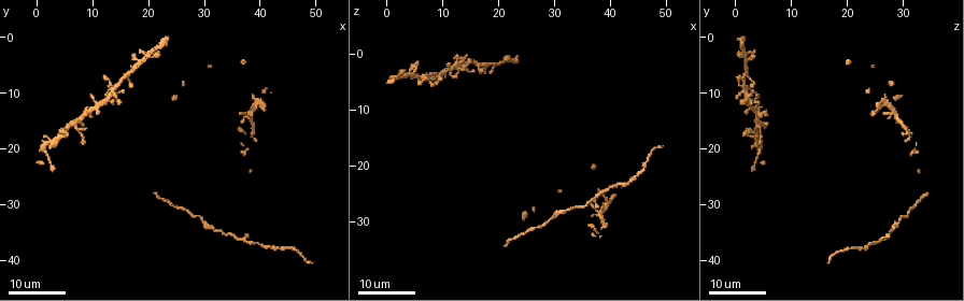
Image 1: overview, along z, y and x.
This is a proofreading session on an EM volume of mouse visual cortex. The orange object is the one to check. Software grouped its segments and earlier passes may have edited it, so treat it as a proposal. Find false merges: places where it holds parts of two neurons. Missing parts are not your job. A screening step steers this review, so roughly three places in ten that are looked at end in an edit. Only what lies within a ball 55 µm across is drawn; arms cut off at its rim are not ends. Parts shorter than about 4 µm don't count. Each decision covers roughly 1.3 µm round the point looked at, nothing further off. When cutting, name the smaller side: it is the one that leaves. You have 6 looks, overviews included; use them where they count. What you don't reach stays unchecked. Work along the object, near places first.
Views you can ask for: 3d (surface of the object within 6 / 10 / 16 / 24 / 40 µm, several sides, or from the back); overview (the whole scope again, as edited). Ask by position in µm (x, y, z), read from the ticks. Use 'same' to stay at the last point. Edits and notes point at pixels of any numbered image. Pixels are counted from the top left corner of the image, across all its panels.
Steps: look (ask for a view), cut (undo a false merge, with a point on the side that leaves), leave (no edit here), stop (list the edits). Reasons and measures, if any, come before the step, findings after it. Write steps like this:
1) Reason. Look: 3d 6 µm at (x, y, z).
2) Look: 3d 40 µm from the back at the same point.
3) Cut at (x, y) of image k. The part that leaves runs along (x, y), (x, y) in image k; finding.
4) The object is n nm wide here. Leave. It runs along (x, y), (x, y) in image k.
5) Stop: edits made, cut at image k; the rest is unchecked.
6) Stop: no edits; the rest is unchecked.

Small branch off a trunk. Look: 3d 16 µm at (13.5, 10.5, 2.0).

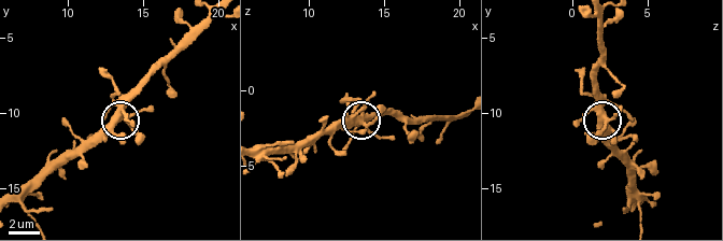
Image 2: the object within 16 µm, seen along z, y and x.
Look: 3d 10 µm at (13.6, 10.2, 2.0).

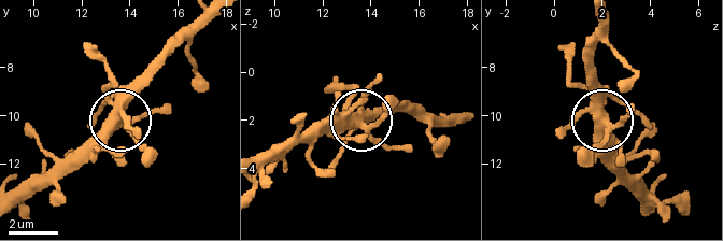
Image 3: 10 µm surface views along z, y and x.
Look: 3d 6 µm at (13.7, 10.2, 2.2).

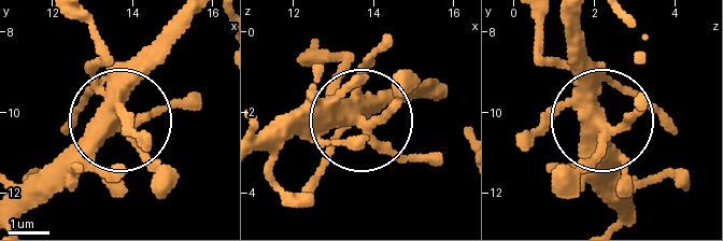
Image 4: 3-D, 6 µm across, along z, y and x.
The object is 370 nm wide here. Leave. It runs along (264, 150), (356, 119), (407, 157), (435, 160) in image 4; all the same neuron.

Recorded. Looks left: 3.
Thick turns thin. Look: 3d 24 µm at (7.0, 16.0, 4.0).

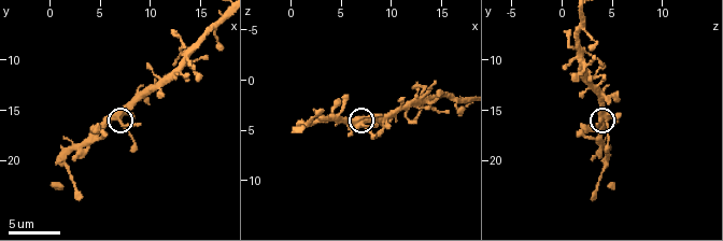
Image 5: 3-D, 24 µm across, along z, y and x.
Zoom in. Look: 3d 10 µm at (7.2, 16.4, 4.4).

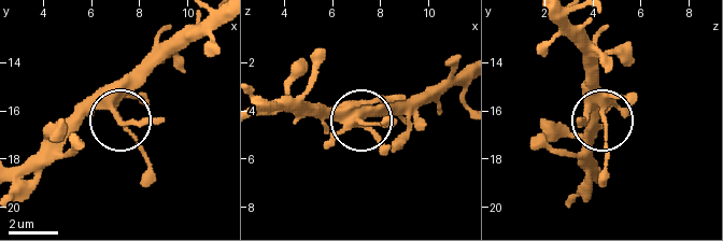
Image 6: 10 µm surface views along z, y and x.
3 arms meet here. Leave. It runs along (608, 173), (598, 66) in image 6; continuous, no second neuron.

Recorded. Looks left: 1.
A fork. Look: 3d 6 µm at (16.6, 6.6, 2.0).

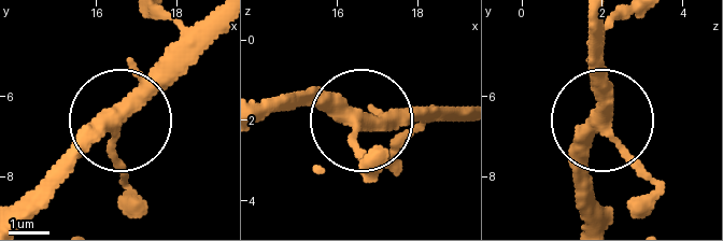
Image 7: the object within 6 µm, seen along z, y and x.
The object is 320 nm wide here. Leave. It runs along (259, 113), (359, 113), (352, 138), (369, 175) in image 7; one neuron here.

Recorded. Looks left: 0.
Stop: no edits; the rest is unchecked.

